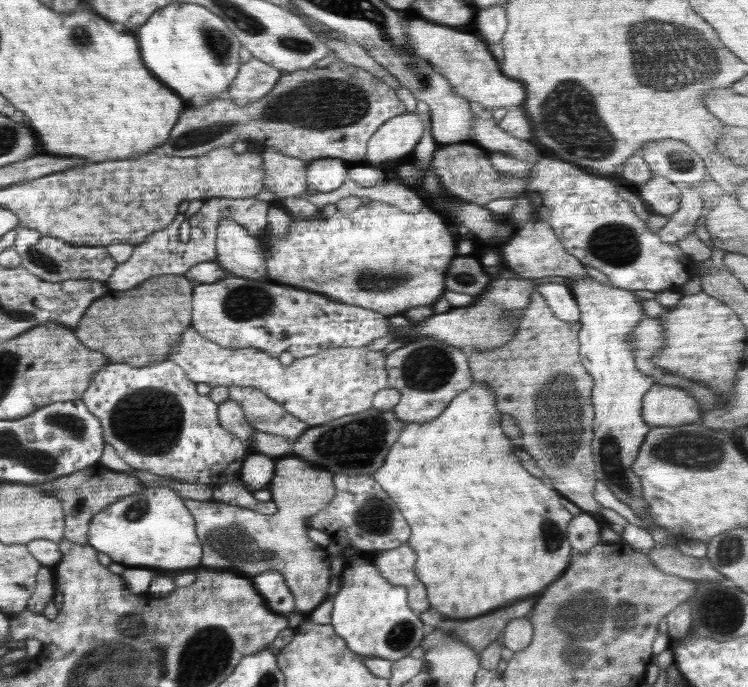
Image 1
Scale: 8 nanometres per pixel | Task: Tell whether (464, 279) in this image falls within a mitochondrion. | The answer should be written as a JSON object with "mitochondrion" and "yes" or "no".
{"mitochondrion":"yes"}

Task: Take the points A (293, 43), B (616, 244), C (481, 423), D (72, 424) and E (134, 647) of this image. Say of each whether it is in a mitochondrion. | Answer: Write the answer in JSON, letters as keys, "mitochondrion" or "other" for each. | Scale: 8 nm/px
{"A":"mitochondrion","B":"mitochondrion","C":"other","D":"mitochondrion","E":"mitochondrion"}

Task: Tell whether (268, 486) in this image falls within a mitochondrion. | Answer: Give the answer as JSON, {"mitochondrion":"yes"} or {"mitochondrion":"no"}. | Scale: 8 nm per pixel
{"mitochondrion":"no"}

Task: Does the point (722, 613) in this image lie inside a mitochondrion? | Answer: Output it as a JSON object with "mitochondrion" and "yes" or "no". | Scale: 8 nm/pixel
{"mitochondrion":"yes"}

